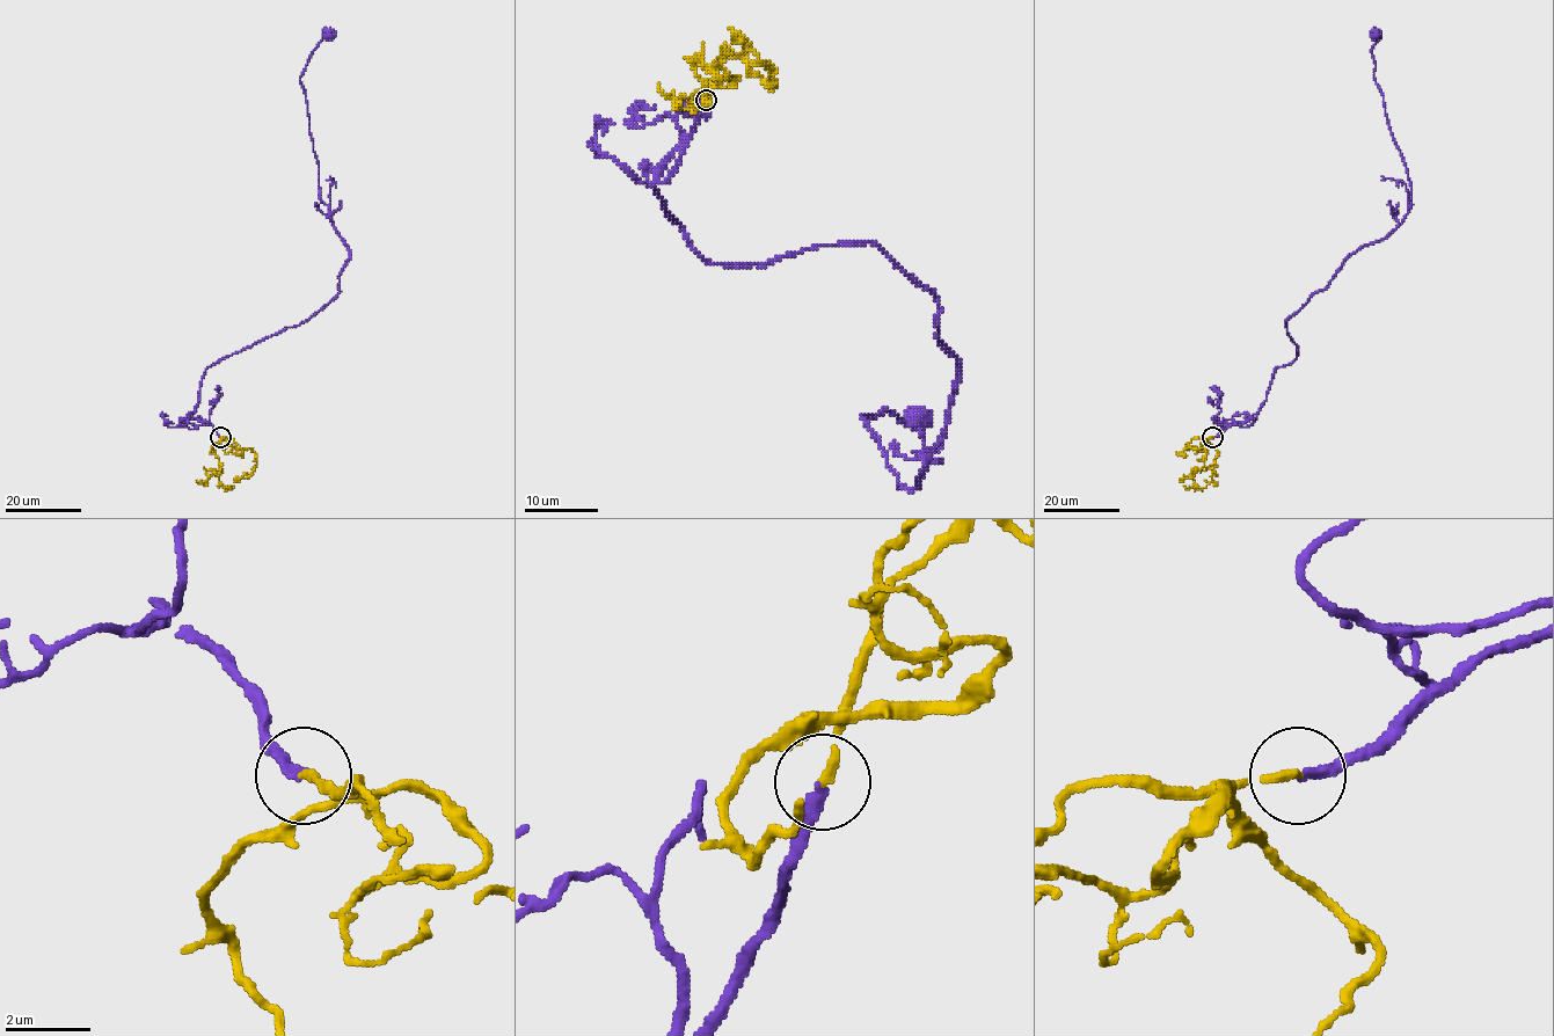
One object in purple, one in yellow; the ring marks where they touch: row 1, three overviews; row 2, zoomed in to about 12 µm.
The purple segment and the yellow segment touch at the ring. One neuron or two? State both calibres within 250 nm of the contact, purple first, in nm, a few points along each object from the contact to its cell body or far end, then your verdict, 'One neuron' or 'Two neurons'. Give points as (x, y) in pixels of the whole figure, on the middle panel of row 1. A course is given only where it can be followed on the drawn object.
Thickness 280 nm (purple) against 200 nm. Course of purple: (705, 99), (663, 205), (710, 263), (873, 242), (938, 298), (957, 376), (898, 488), (862, 416), (917, 421). Course of yellow: (705, 99), (714, 61), (726, 49), (736, 52), (750, 71), (768, 86), (775, 86), (770, 70), (731, 36). One neuron

